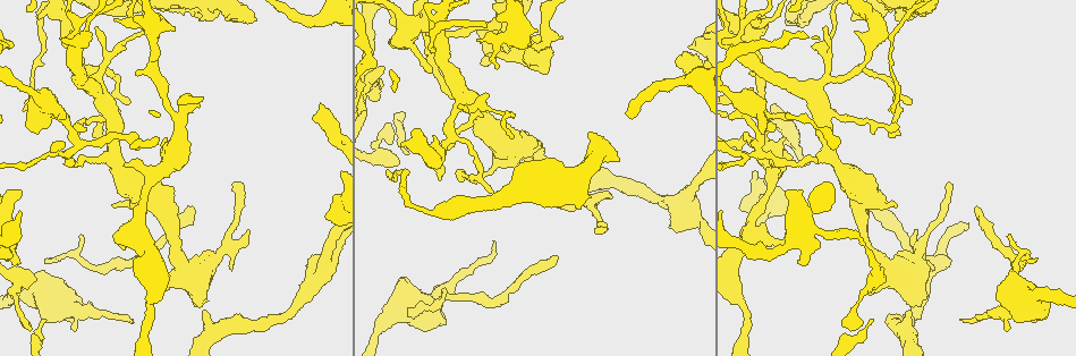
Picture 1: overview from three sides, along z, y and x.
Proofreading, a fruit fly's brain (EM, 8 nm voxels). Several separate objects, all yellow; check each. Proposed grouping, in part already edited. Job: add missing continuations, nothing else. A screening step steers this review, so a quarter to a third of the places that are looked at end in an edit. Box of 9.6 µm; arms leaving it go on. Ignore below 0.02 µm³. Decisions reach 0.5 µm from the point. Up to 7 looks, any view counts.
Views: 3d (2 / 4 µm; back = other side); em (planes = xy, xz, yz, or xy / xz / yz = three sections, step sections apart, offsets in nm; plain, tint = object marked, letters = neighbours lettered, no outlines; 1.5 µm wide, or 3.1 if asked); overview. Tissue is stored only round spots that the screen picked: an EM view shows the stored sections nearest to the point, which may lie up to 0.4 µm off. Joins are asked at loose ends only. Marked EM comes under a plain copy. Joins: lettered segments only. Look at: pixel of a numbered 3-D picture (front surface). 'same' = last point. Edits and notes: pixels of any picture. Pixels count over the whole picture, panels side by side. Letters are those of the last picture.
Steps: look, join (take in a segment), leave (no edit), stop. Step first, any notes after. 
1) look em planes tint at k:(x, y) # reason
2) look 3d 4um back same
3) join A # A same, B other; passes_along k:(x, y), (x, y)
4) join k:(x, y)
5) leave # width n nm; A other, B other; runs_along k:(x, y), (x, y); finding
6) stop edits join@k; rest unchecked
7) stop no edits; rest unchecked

look em planes tint at 1:(391, 173) # thin end

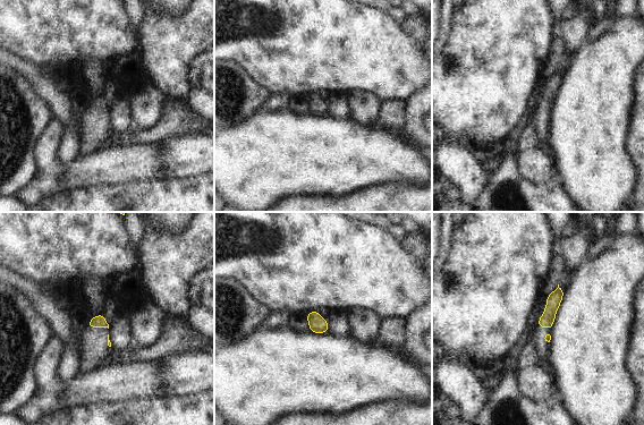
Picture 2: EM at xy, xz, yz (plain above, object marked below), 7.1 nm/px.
look em planes letters same # see the neighbours

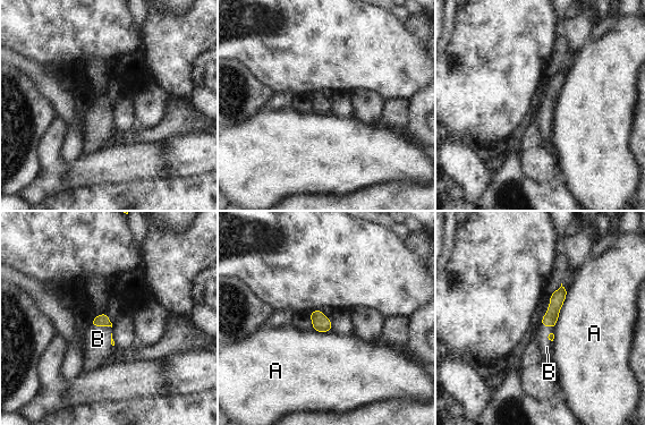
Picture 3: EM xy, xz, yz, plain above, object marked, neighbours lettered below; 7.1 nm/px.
join B # A other, B same; passes_along 3:(102, 320), (101, 325), (98, 339); the cell continues

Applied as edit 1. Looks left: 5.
look em planes tint at 1:(773, 128) # free end

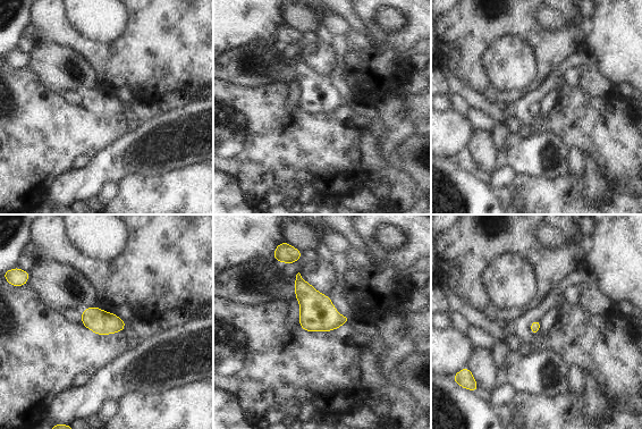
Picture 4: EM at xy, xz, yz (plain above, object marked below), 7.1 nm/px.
look em planes letters same # see the neighbours

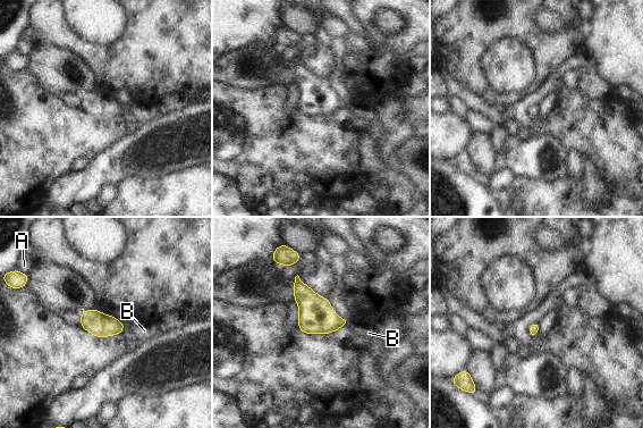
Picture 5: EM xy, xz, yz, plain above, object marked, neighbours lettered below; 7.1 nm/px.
join B # A other, B same; passes_along 5:(315, 316), (347, 322), (369, 333); it goes on there

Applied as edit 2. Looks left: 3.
look overview # redraw

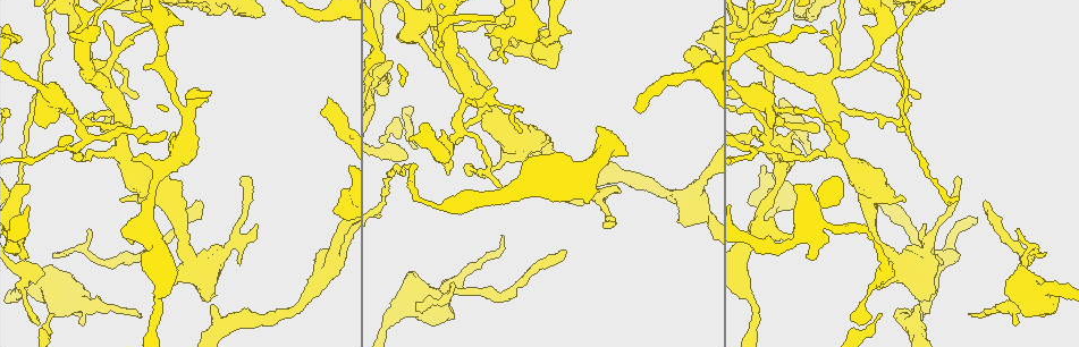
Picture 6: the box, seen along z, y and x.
look 3d 2um at 6:(877, 288) # branch stops here

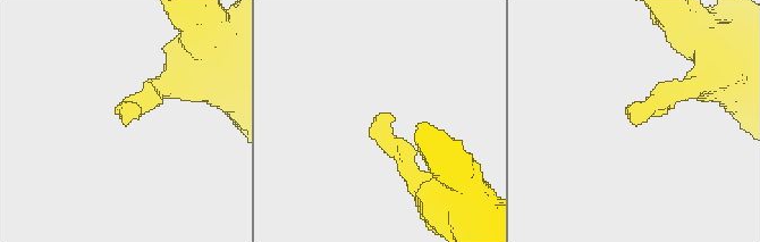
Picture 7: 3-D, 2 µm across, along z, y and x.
look em planes letters at 7:(127, 123) # now the EM

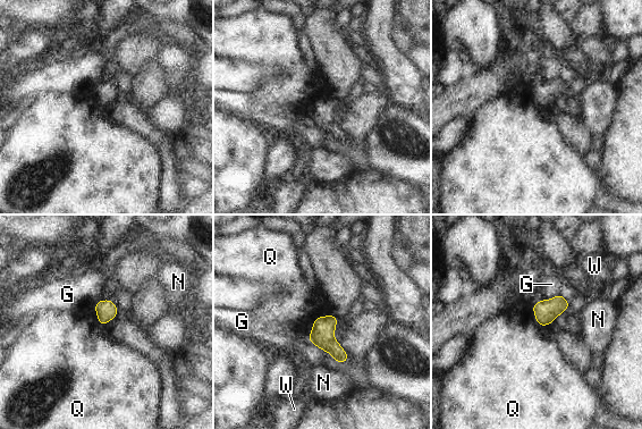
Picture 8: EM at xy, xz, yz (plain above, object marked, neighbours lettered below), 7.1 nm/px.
leave # G other, N other, Q other, W other; border 8:(531, 306), (534, 319), (542, 327); no lettered segment goes on from it

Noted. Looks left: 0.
stop edits join@3, join@5; rest unchecked

